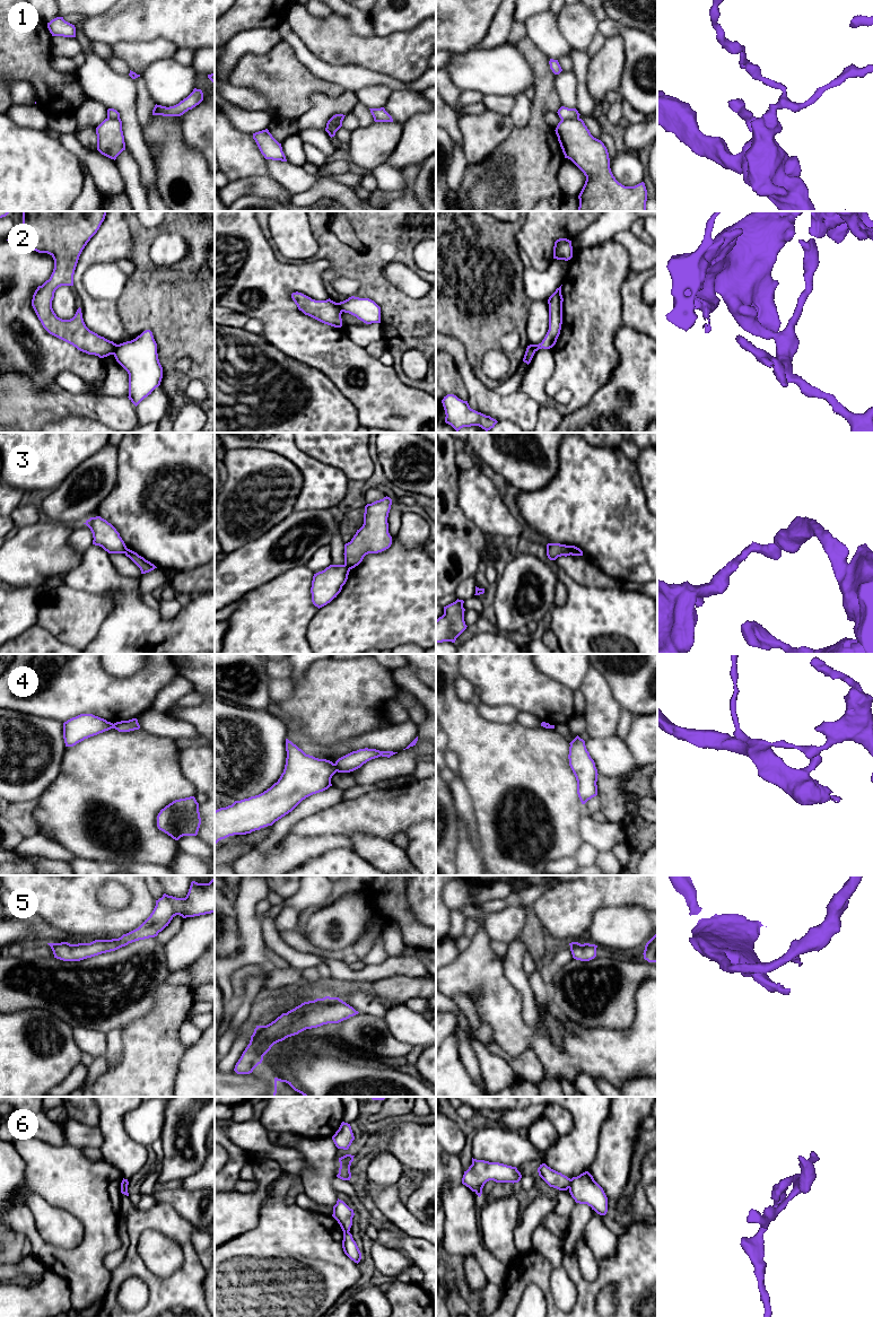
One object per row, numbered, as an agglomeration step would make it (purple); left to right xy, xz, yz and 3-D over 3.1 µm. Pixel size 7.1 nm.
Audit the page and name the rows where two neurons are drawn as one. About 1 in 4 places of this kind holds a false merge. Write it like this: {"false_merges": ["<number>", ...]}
{"false_merges": ["1", "2", "3", "4", "6"]}

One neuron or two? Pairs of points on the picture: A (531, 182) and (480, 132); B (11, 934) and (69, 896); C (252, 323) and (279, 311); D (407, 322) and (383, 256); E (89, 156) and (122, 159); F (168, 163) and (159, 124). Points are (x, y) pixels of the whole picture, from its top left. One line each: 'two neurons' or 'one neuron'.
A: two neurons
B: two neurons
C: two neurons
D: one neuron
E: two neurons
F: one neuron

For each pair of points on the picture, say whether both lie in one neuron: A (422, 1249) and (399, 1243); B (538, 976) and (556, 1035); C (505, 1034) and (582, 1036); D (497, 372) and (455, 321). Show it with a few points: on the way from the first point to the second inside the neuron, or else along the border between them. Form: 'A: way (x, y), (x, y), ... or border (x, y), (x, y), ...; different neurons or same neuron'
A: way (417, 1249), (404, 1243); same neuron
B: way (541, 991), (549, 1020); same neuron
C: way (524, 1037), (535, 1038), (547, 1049), (562, 1049); same neuron
D: border (492, 348), (485, 355), (482, 372), (499, 380); different neurons

